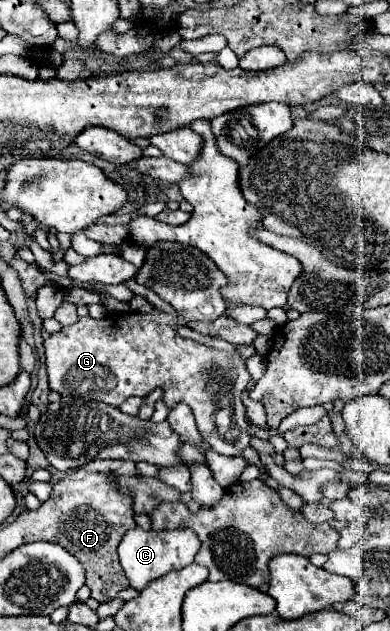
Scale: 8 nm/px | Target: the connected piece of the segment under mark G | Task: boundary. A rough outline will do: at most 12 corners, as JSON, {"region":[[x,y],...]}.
{"region":[[161,311],[45,341],[49,387],[119,407],[163,389],[217,453],[249,447],[245,359]]}

